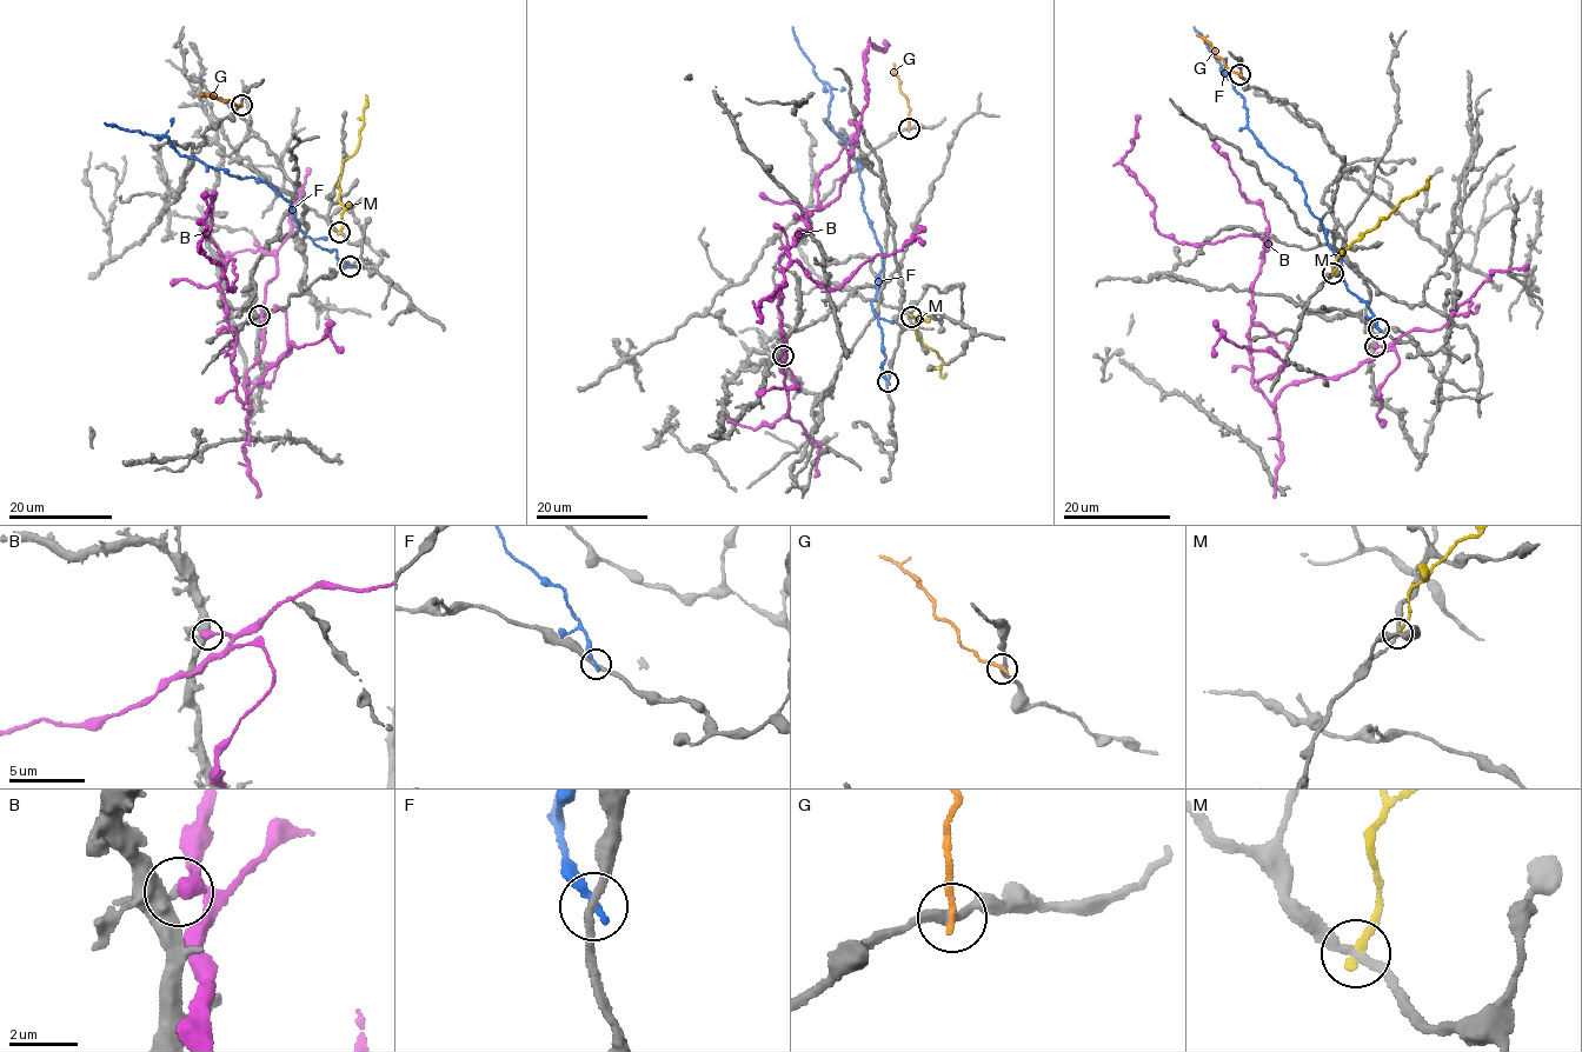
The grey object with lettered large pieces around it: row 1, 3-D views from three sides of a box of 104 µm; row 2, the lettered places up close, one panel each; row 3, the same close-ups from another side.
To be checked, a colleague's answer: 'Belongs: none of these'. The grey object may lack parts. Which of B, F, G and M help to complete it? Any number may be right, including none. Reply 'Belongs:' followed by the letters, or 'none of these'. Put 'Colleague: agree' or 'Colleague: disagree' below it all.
Belongs: B
Colleague: disagree

